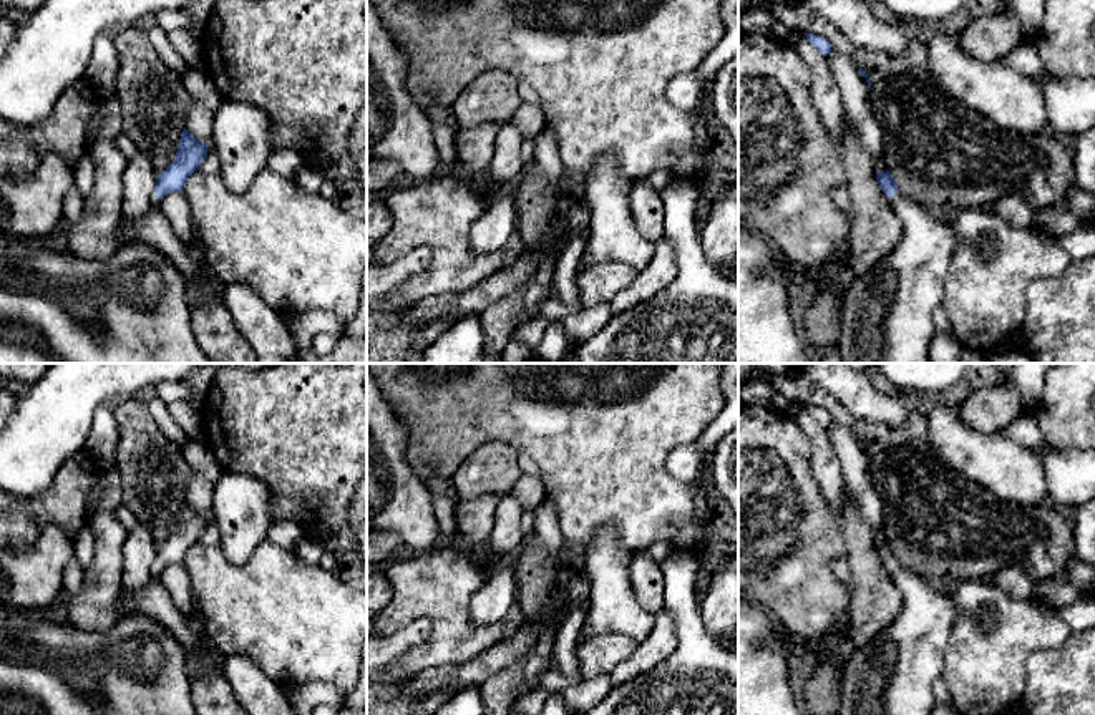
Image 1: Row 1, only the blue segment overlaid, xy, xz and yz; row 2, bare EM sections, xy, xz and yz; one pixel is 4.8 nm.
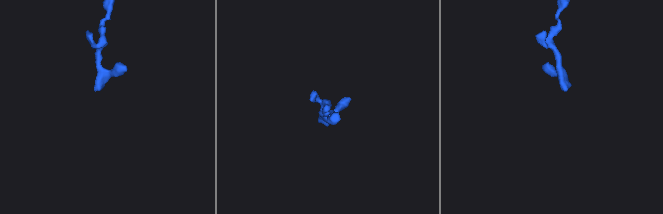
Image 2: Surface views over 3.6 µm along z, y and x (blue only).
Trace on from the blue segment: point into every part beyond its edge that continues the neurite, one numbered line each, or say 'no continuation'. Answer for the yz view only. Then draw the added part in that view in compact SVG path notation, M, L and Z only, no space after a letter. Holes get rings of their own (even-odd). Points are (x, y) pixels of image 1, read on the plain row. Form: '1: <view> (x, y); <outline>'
1: yz (895, 674); M899 564L891 574L903 594L901 612L884 632L848 654L840 715L932 715L934 682L942 675L944 652L959 615L956 584L931 582Z

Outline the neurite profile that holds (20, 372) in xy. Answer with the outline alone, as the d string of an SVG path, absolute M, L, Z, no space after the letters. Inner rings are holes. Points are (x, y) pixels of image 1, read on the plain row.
M0 363L0 382L15 380L23 383L36 382L48 368L48 363Z

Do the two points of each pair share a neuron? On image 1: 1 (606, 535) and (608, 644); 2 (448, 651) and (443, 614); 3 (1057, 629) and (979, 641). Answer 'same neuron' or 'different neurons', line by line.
1: different neurons
2: same neuron
3: same neuron

